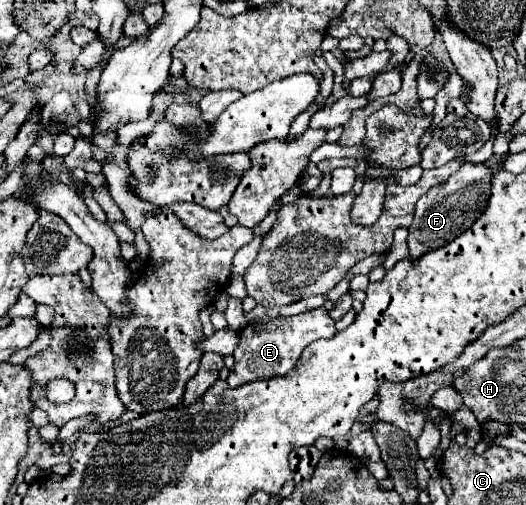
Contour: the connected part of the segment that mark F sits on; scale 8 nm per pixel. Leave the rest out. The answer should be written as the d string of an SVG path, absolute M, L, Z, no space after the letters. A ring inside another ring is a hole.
M466 163L446 183L432 187L426 195L422 195L418 199L414 221L408 227L410 229L410 237L408 237L408 247L410 247L408 259L410 261L416 261L424 253L448 245L482 215L482 211L486 209L492 175L494 175L494 171L490 171L490 167Z

